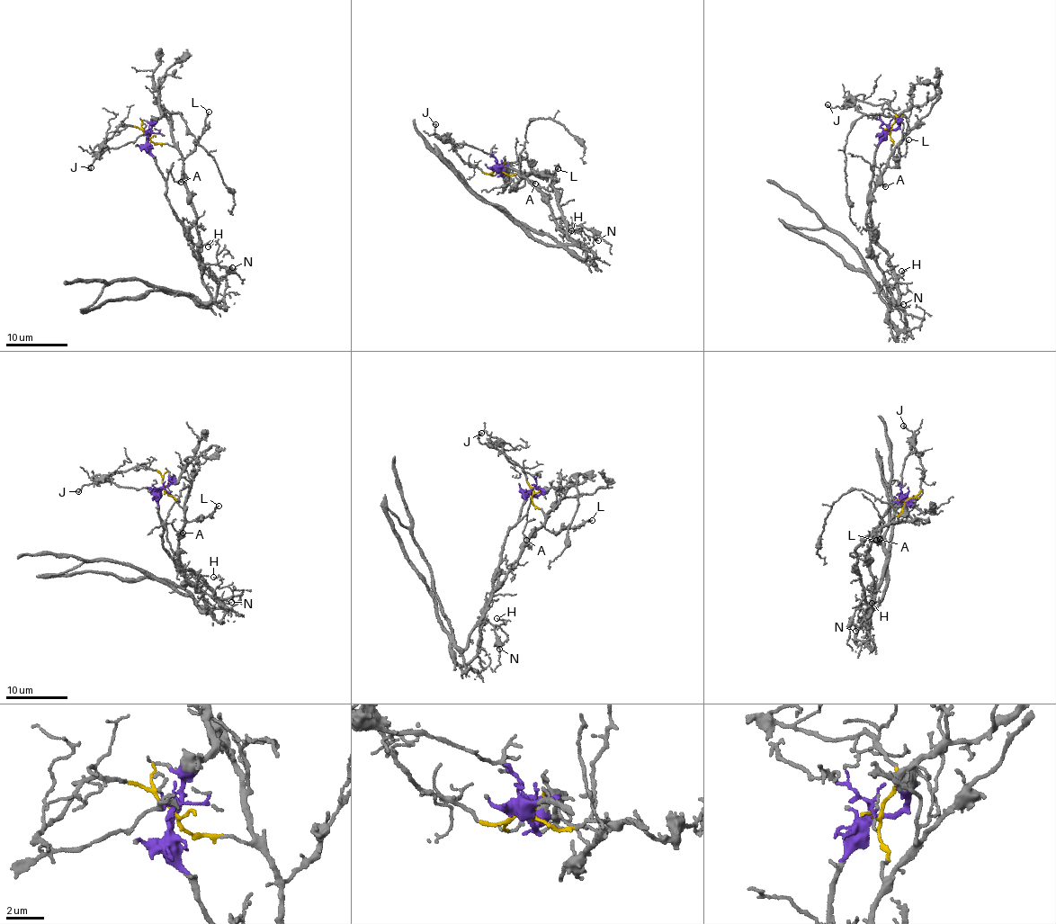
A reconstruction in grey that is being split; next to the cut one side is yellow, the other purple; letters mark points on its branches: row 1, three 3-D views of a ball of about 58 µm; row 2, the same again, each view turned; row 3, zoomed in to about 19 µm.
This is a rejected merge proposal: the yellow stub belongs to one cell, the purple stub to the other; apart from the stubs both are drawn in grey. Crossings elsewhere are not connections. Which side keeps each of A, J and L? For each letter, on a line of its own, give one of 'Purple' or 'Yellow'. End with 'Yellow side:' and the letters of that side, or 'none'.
A: Purple
J: Purple
L: Yellow
Yellow side: L

